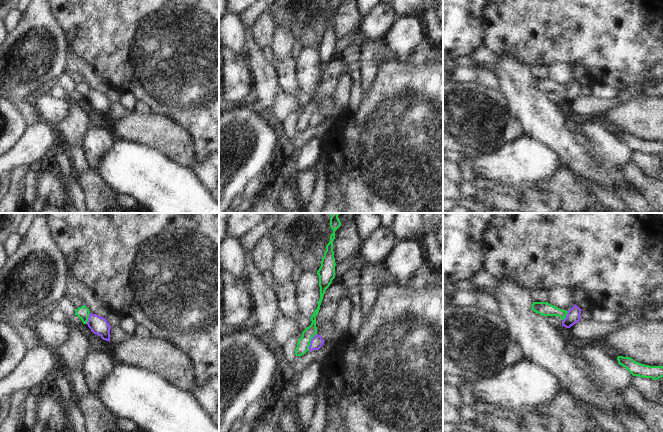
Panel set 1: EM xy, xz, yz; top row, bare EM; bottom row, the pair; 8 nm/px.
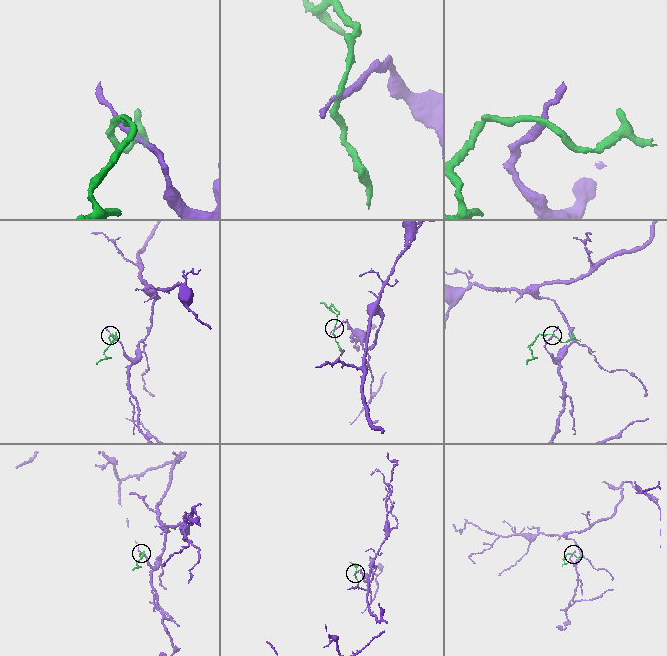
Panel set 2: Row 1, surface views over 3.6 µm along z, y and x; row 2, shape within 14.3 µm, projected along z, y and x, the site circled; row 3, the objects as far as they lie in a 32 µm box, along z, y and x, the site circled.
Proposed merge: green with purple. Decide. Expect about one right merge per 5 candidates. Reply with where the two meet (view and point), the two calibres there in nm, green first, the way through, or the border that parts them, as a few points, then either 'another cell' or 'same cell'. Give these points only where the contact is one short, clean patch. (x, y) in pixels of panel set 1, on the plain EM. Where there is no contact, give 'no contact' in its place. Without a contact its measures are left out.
contact xz (310, 117); calibres 100 and 100 nm; border xz (316, 109), (311, 115), (308, 126); another cell

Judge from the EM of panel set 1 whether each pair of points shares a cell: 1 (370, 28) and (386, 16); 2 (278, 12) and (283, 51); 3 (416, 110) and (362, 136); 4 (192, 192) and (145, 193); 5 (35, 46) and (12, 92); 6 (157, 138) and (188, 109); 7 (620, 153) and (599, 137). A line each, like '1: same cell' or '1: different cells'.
1: same cell
2: different cells
3: same cell
4: same cell
5: same cell
6: different cells
7: same cell

